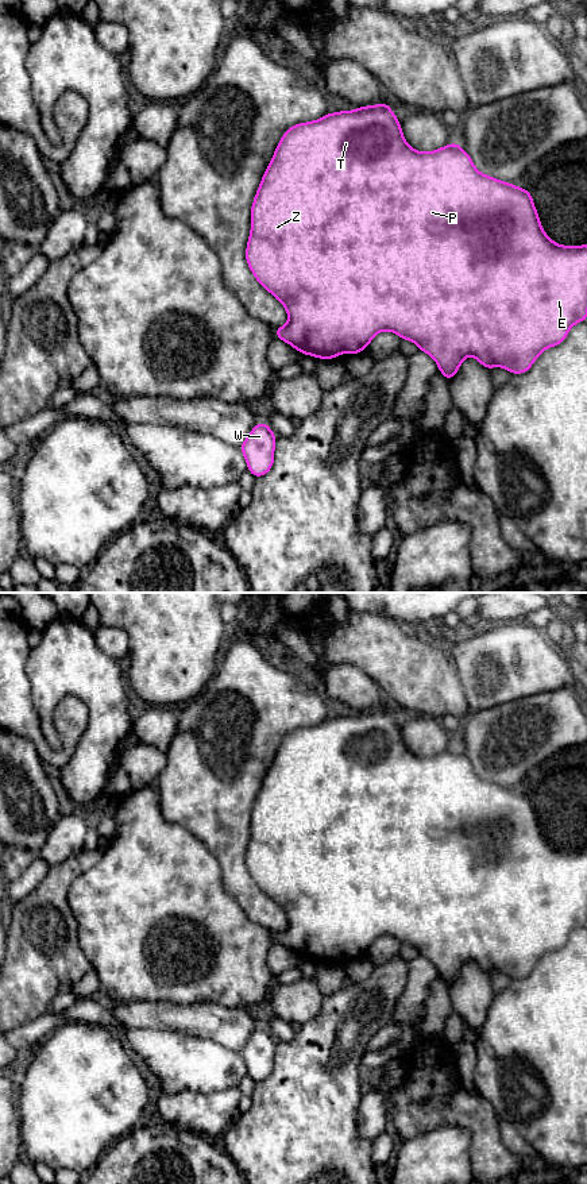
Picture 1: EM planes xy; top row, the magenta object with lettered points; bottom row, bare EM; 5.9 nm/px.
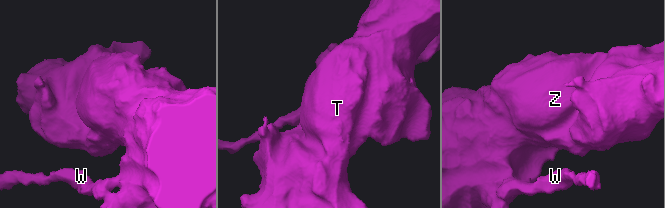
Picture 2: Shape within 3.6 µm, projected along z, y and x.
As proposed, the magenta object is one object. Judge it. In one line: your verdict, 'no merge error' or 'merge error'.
no merge error

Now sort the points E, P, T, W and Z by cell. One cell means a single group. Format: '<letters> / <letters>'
E P T W Z

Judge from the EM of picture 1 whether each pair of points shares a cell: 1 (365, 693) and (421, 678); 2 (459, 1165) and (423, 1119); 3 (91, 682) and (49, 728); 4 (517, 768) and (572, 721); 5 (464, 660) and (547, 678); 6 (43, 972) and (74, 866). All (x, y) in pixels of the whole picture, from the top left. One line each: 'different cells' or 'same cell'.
1: different cells
2: different cells
3: same cell
4: same cell
5: same cell
6: same cell

